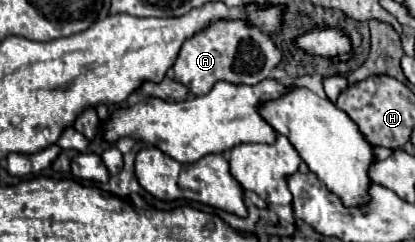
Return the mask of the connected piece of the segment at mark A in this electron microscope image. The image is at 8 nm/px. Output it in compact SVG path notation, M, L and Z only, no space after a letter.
M215 20L193 38L185 40L173 64L175 80L185 84L191 94L203 96L217 82L259 84L279 64L281 52L271 38L247 20Z

